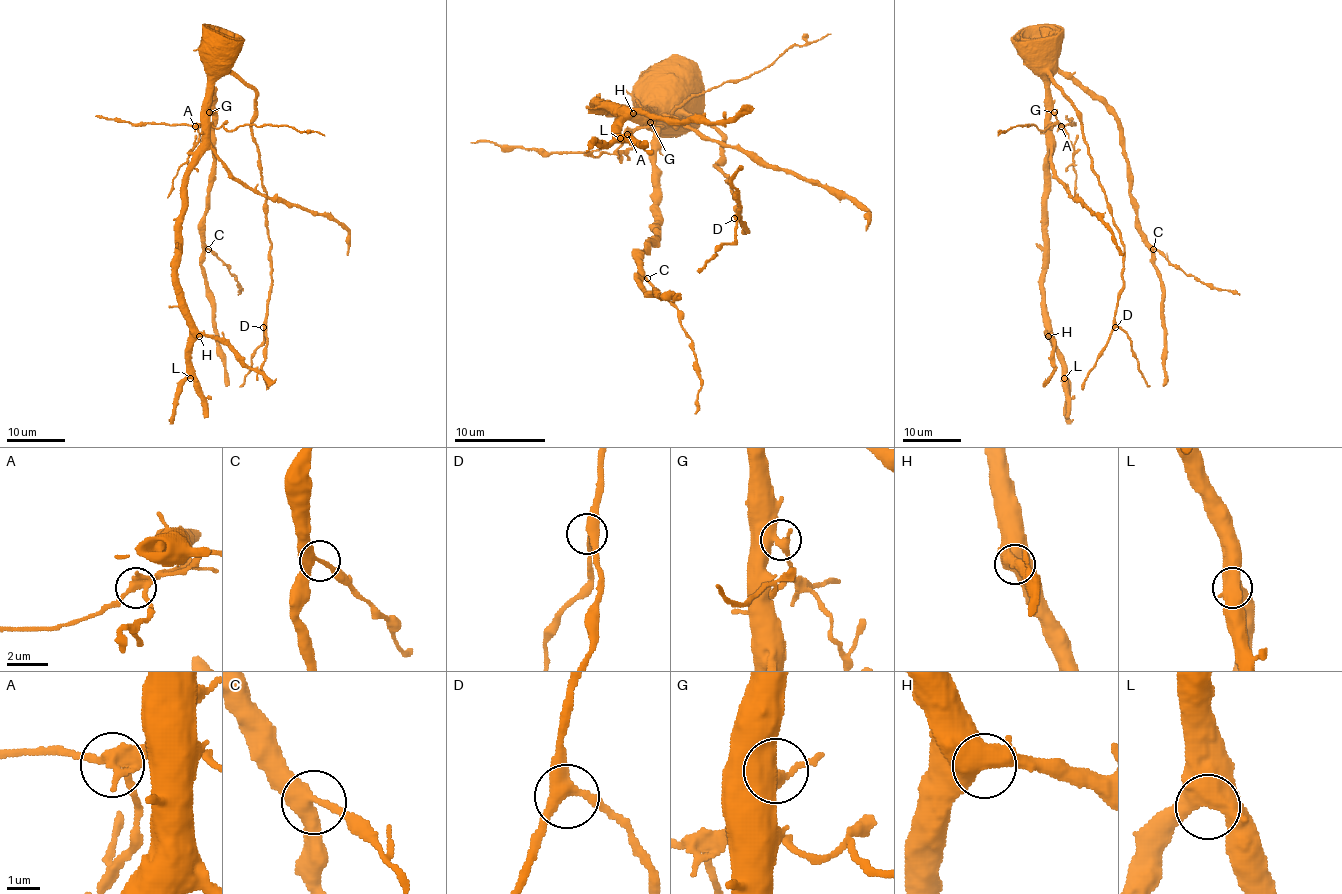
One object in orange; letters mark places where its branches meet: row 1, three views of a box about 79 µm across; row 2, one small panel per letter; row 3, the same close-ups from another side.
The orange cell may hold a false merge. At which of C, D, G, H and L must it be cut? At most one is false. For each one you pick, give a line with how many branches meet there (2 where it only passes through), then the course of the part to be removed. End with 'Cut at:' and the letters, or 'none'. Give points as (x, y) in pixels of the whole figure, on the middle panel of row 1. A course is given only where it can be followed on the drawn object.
G: 3 branches meet; foreign part runs (649, 122), (640, 127), (649, 127), (702, 93), (768, 68), (791, 47), (816, 42), (830, 33)
Cut at: G

